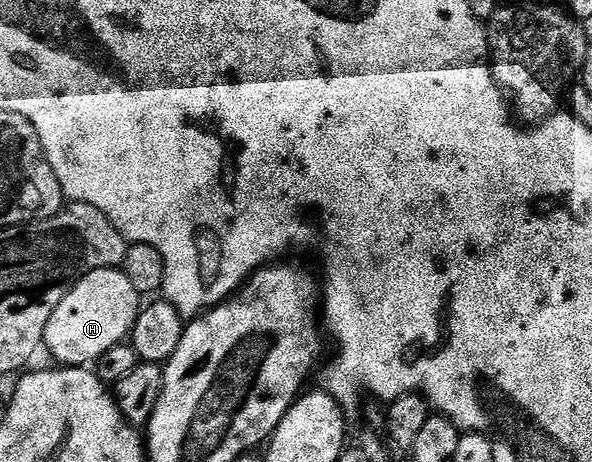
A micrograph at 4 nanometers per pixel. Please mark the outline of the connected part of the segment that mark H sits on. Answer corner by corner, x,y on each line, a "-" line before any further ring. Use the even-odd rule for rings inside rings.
97,269
89,273
53,309
49,325
45,329
45,351
65,367
93,365
113,345
124,342
135,327
135,319
141,310
141,296
133,289
133,281
122,269

